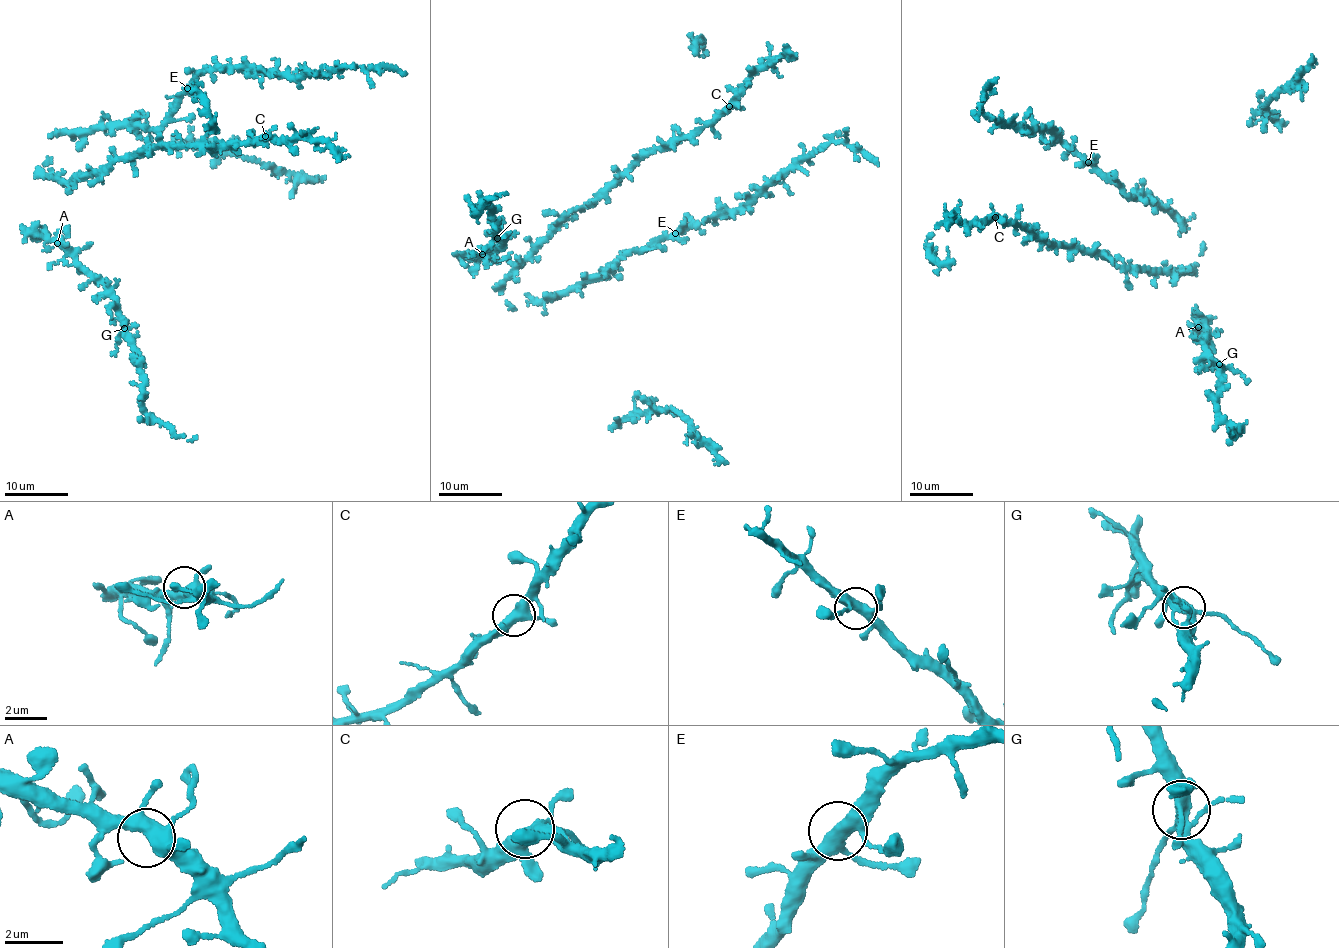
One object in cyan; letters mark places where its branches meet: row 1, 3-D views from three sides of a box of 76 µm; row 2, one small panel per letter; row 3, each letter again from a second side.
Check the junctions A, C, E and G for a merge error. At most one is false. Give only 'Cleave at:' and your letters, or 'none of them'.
Cleave at: none of them

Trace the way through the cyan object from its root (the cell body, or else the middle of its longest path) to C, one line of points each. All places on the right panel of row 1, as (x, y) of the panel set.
C: (1195, 263), (1176, 274), (1119, 266), (1106, 253), (1052, 245), (1024, 224), (995, 217)

